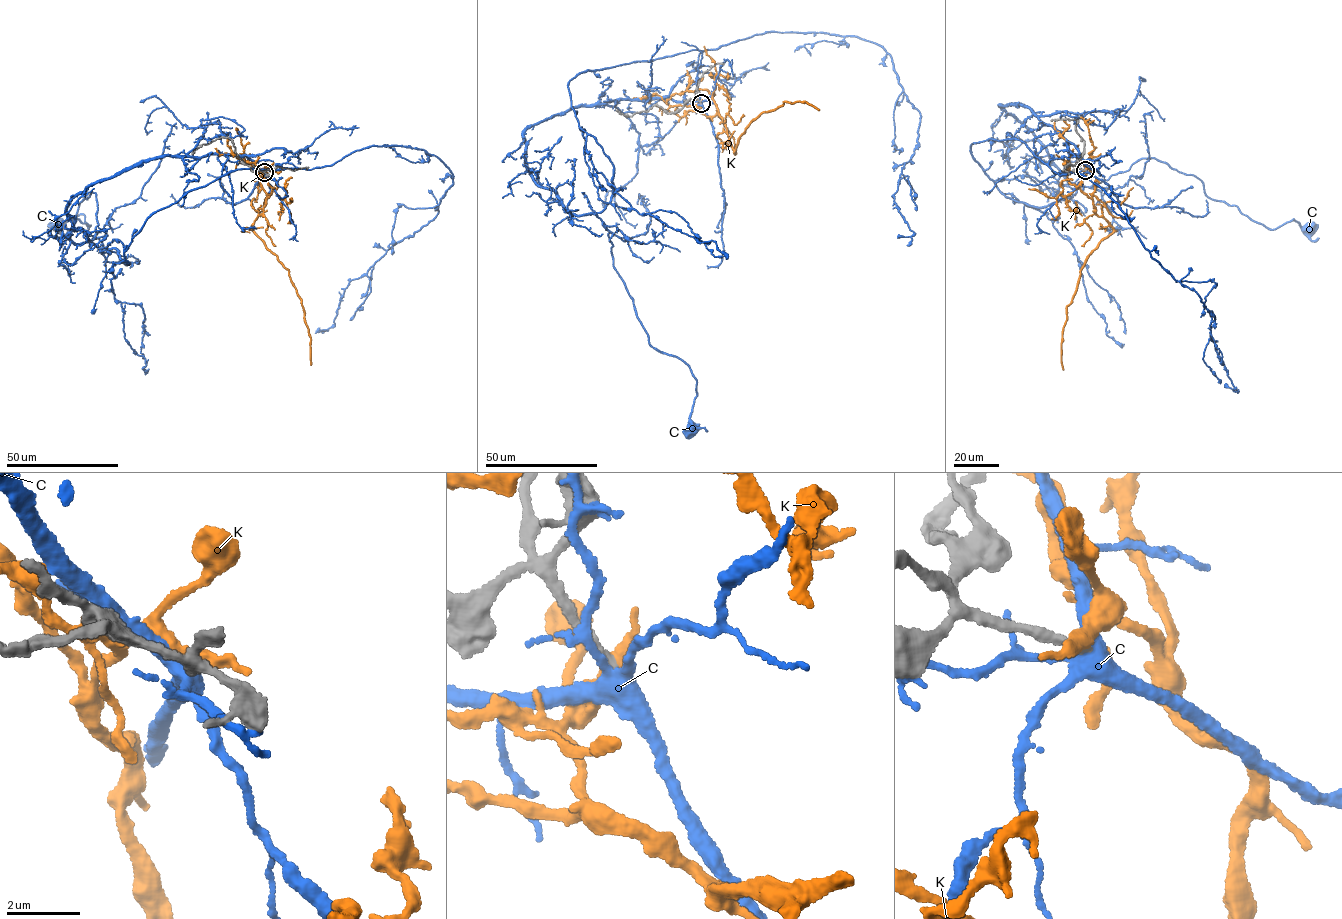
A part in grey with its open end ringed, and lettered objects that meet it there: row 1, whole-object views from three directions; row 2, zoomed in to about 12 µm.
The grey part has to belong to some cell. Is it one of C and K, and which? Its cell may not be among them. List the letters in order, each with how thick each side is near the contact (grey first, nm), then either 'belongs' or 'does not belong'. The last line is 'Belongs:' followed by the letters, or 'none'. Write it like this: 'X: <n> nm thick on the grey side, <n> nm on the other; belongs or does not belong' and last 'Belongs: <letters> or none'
C: 320 nm thick on the grey side, 420 nm on the other; does not belong
K: 320 nm thick on the grey side, 340 nm on the other; does not belong
Belongs: none

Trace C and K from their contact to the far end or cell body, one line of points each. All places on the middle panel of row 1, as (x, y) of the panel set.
C: (700, 103), (572, 108), (523, 136), (533, 180), (609, 232), (648, 343), (688, 366), (690, 428)
K: (700, 103), (699, 111), (705, 116), (722, 117), (734, 150), (748, 124), (784, 102), (805, 101), (819, 110)

